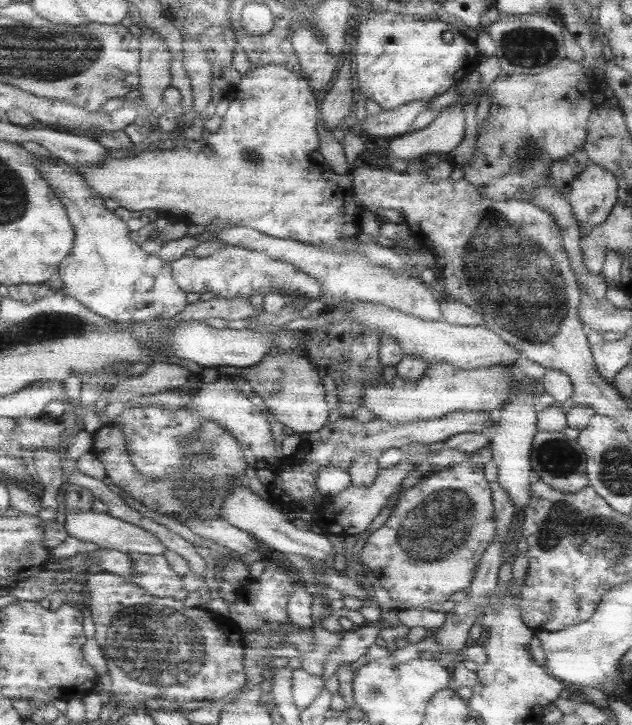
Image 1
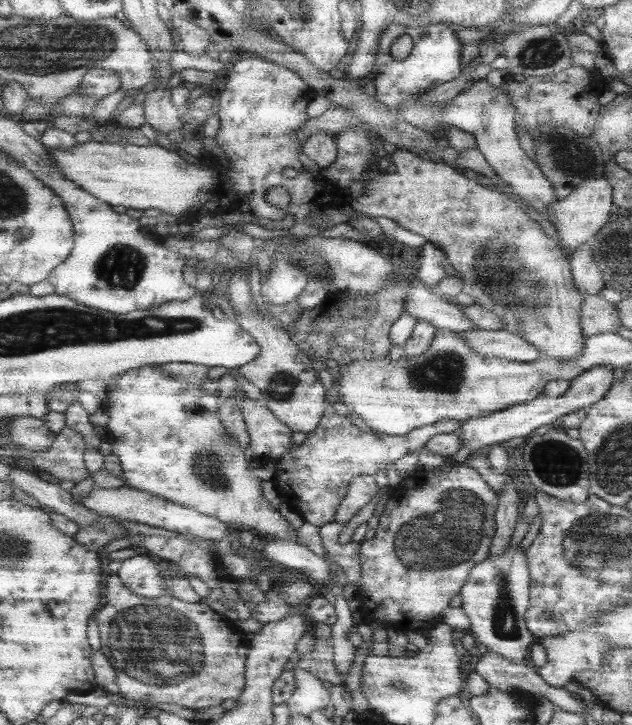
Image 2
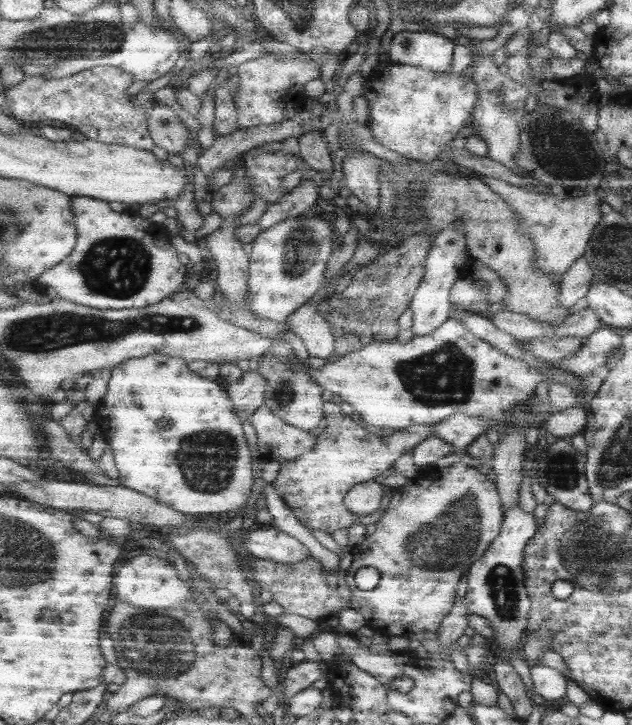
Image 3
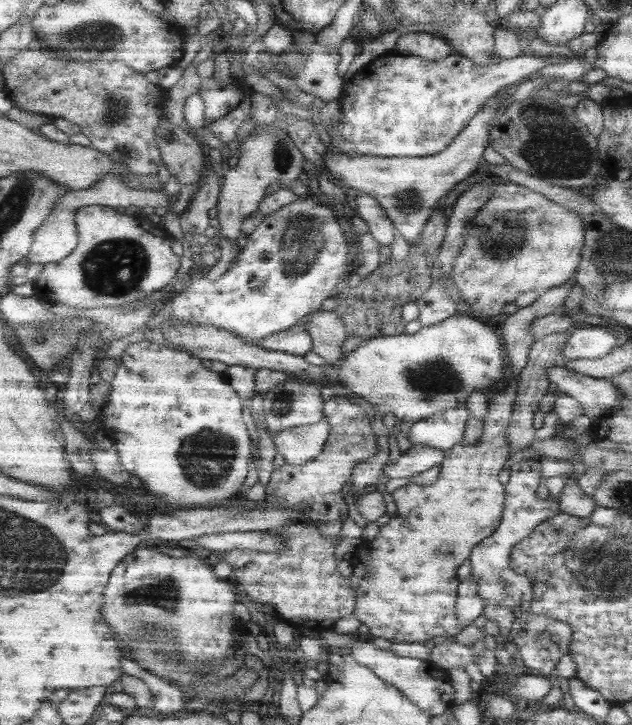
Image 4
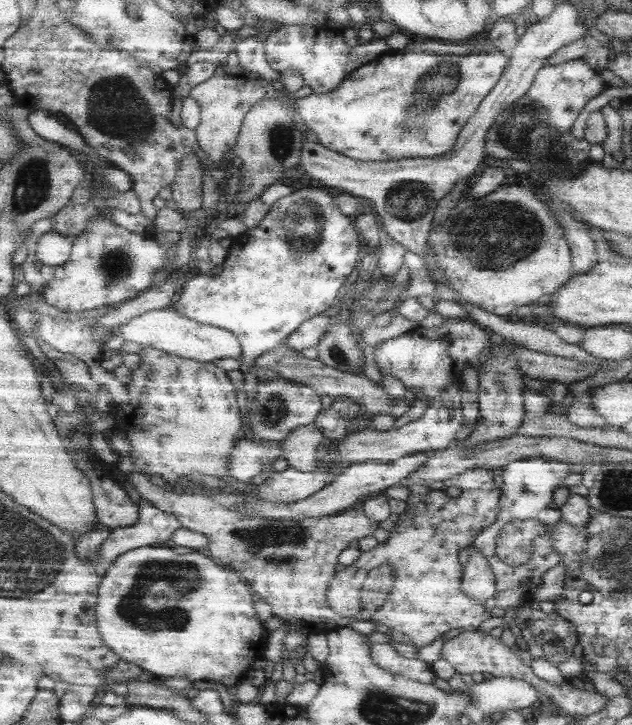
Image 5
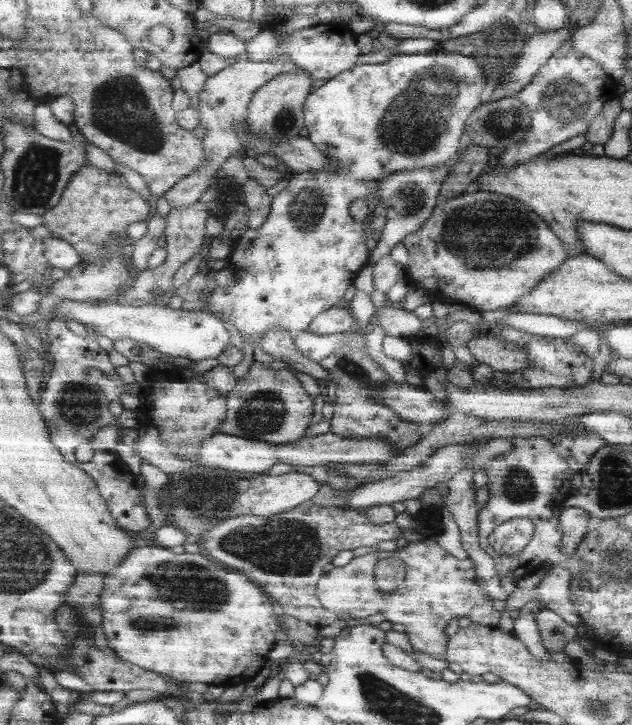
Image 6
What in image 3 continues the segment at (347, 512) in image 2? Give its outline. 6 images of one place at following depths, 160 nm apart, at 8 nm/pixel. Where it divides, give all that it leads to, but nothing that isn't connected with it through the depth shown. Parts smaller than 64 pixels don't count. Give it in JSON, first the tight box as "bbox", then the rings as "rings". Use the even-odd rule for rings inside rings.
{"bbox":[346,481,383,516],"rings":[[[369,481],[353,487],[346,496],[347,508],[358,516],[369,516],[379,511],[381,500],[383,500],[383,484]]]}

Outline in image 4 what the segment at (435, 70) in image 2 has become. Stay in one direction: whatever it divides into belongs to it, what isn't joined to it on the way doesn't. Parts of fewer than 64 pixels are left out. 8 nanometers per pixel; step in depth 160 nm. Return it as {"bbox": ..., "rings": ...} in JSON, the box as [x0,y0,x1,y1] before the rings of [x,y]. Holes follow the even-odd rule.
{"bbox":[395,32,455,60],"rings":[[[410,32],[402,34],[395,44],[400,55],[422,56],[425,60],[445,60],[455,52],[454,48],[434,32]]]}

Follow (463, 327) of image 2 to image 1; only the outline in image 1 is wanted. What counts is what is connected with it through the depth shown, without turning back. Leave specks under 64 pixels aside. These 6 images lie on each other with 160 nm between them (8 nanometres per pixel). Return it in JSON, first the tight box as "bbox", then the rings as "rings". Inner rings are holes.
{"bbox":[213,225,442,320],"rings":[[[237,225],[219,230],[213,239],[228,246],[265,252],[273,258],[294,264],[300,271],[315,277],[322,284],[323,301],[331,306],[340,304],[341,301],[365,301],[400,310],[421,320],[442,319],[441,293],[437,287],[410,277],[409,272],[394,272],[390,268],[377,266],[366,256],[345,255],[343,251],[321,249],[293,239],[273,238],[254,228]]]}

